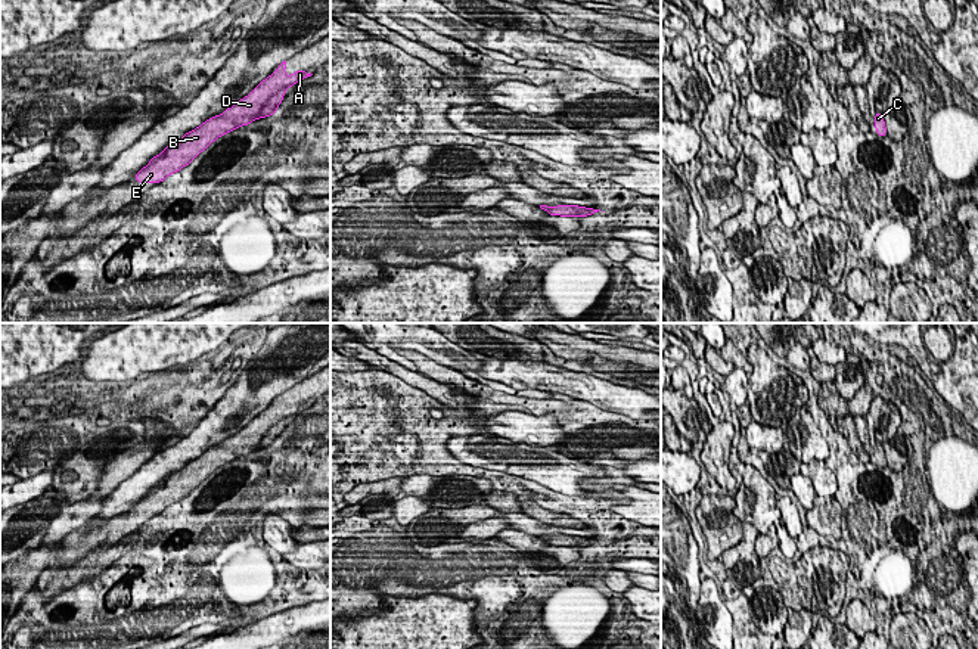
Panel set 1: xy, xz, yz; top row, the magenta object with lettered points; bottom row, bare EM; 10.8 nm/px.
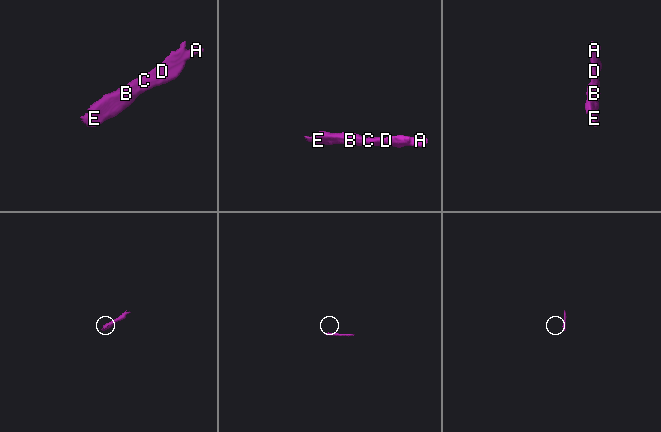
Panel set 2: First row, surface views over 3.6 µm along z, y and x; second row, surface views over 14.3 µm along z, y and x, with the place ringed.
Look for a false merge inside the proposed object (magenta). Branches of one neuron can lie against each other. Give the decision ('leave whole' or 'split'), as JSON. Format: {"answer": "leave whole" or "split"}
{"answer": "leave whole"}

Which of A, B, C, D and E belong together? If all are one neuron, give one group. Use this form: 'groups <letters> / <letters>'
groups A B C D E

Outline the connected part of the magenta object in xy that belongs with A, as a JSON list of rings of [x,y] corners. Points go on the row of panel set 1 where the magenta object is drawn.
[[[286,60],[277,71],[263,80],[248,96],[227,108],[223,114],[211,117],[195,130],[186,133],[181,140],[167,146],[143,167],[134,180],[139,183],[161,183],[173,173],[189,165],[218,137],[252,121],[273,115],[289,87],[311,77],[307,71],[285,74]]]

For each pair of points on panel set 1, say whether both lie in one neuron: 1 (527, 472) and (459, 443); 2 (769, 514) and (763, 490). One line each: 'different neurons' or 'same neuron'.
1: same neuron
2: same neuron

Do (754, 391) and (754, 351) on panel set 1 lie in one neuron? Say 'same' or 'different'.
same

